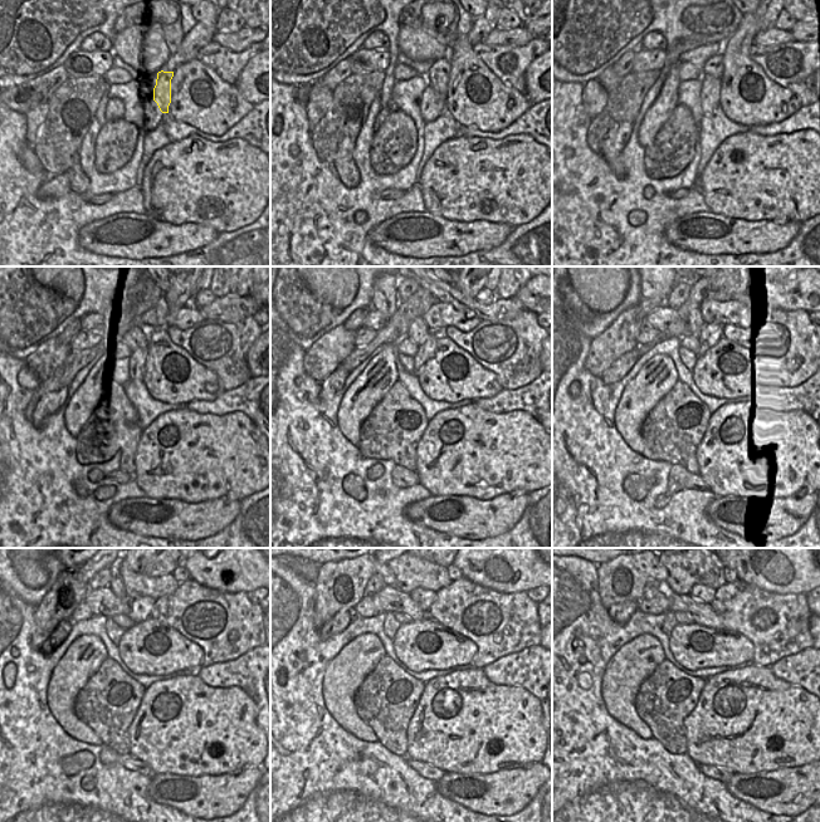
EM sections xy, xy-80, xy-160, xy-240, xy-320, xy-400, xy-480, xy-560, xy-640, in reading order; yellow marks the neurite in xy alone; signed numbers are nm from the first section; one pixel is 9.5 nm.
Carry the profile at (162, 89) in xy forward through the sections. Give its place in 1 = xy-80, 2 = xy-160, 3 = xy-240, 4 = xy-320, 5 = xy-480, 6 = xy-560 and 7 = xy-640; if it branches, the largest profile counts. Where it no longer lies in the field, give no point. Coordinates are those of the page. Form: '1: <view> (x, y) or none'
1: xy-80 (439, 71)
2: xy-160 (713, 67)
3: xy-240 (136, 334)
4: xy-320 (418, 331)
5: xy-480 (117, 587)
6: xy-560 (340, 586)
7: xy-640 (623, 578)

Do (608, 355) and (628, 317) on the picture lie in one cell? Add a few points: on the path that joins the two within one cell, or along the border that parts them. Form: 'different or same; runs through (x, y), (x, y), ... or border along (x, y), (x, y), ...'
same; runs through (610, 346), (626, 326)

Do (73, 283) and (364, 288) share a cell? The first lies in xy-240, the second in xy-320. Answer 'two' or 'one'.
two

